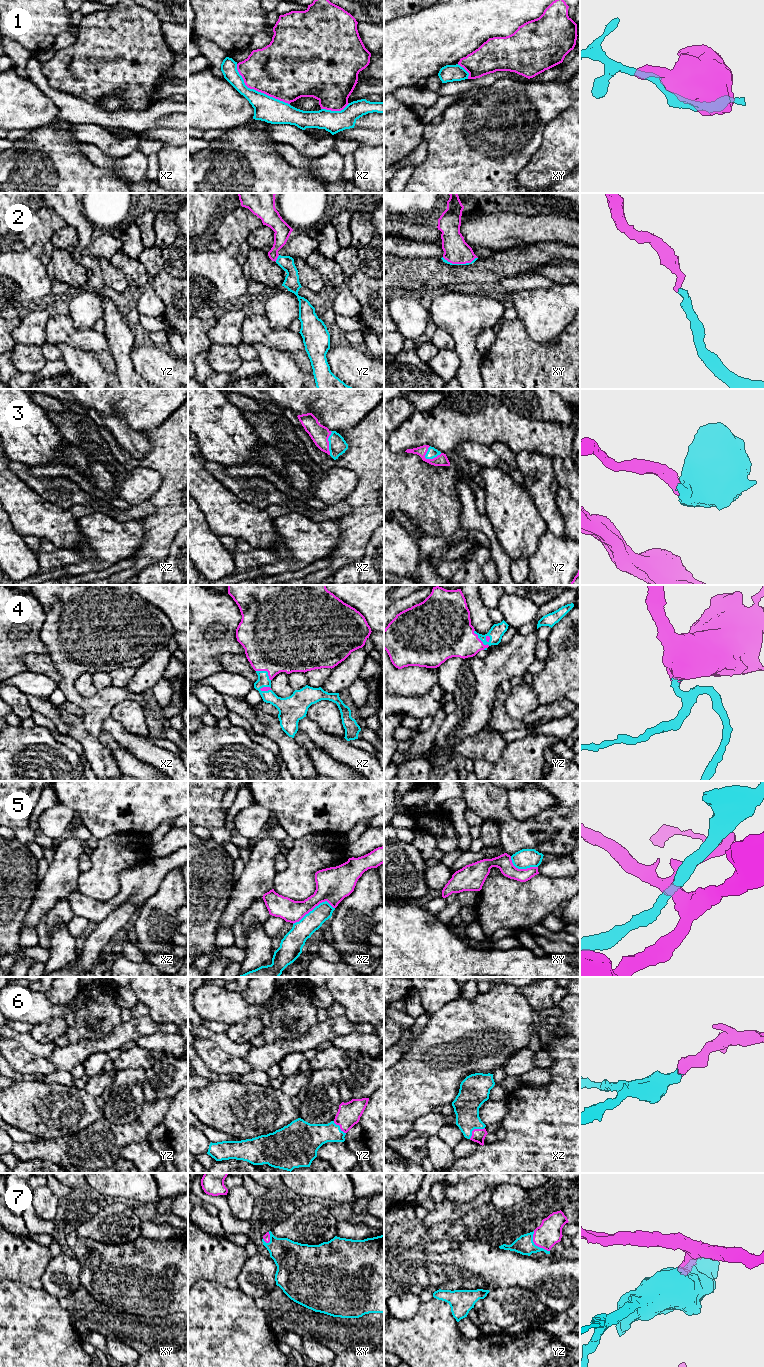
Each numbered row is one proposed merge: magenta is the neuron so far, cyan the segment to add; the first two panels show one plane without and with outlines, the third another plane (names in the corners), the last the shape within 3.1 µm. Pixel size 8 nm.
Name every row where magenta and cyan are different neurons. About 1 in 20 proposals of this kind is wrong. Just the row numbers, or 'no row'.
1, 5

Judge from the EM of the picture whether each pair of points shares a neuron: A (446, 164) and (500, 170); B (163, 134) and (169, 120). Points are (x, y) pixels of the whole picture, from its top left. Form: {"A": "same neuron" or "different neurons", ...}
{"A": "same neuron", "B": "different neurons"}

